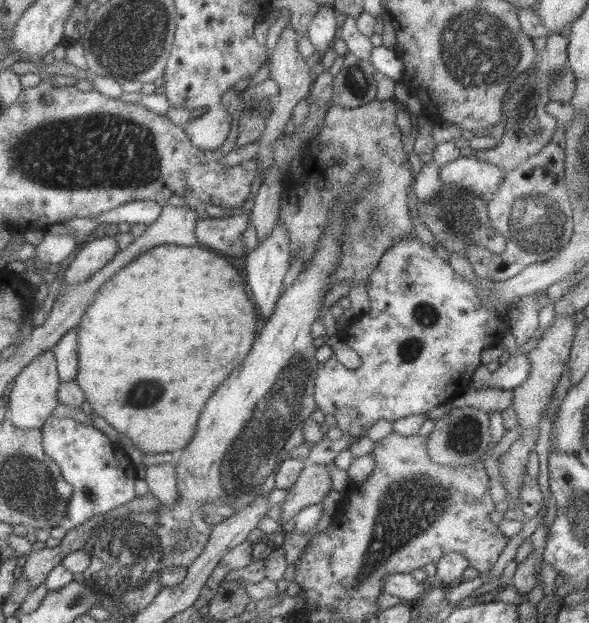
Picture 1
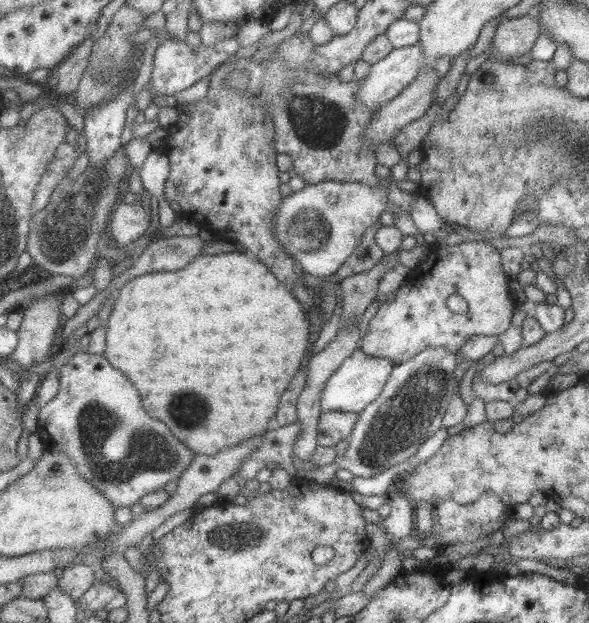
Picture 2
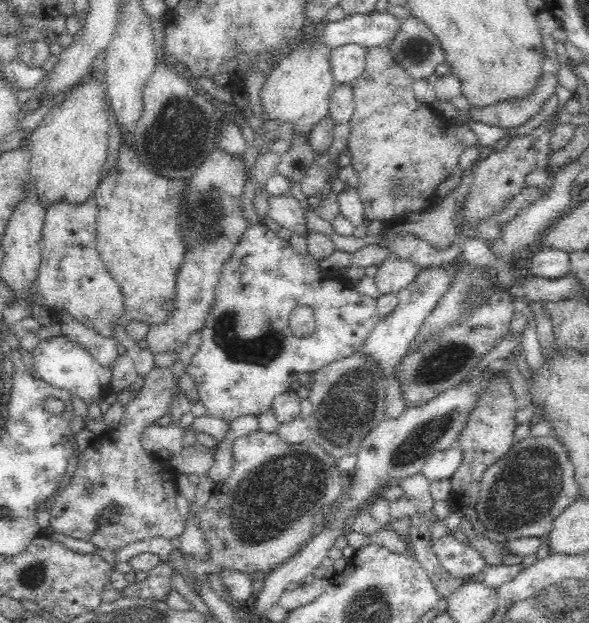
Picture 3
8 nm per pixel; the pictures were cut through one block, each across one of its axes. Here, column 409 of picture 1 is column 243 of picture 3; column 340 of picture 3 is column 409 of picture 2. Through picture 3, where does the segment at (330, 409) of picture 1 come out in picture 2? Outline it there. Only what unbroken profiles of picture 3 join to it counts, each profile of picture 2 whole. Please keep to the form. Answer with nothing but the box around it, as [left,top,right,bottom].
[361,240,515,366]

